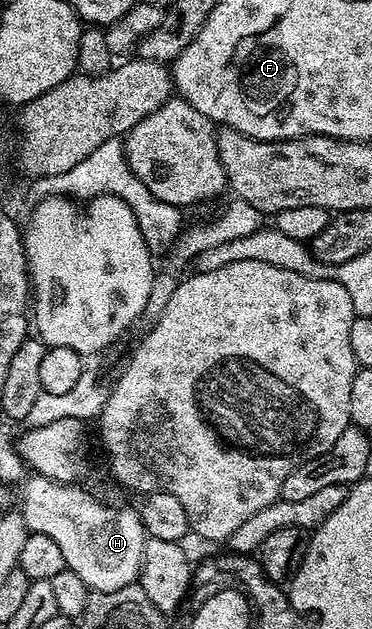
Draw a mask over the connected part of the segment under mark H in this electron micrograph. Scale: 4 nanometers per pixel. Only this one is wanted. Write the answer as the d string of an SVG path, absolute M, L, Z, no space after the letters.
M40 476L26 477L19 503L25 523L32 533L51 536L59 544L66 567L76 572L90 591L115 592L134 585L141 576L147 537L140 513L125 506L108 506L83 487Z

